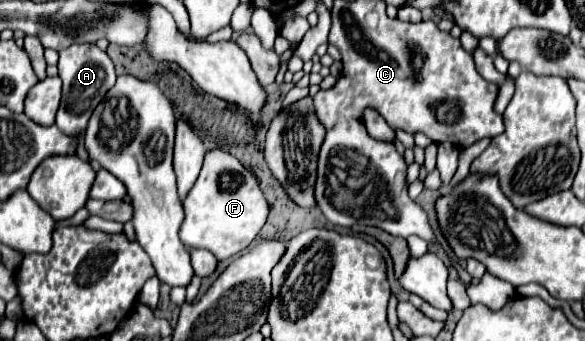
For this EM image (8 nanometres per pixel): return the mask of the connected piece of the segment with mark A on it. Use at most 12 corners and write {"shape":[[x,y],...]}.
{"shape":[[95,44],[59,52],[63,98],[55,124],[79,140],[117,80]]}

